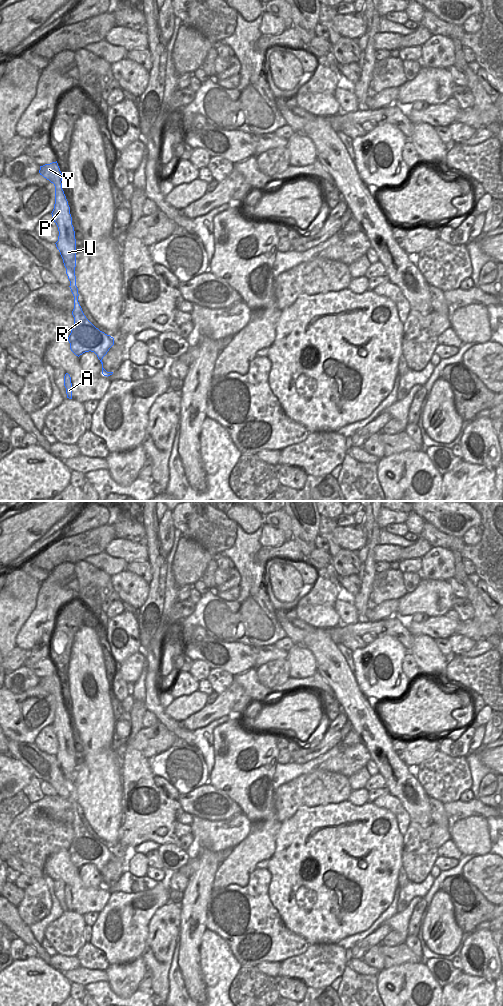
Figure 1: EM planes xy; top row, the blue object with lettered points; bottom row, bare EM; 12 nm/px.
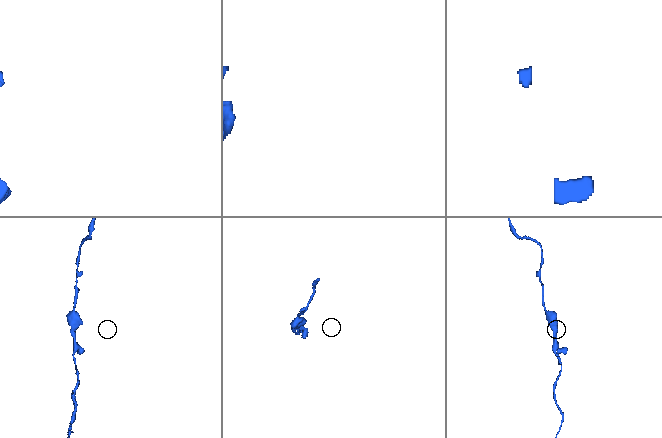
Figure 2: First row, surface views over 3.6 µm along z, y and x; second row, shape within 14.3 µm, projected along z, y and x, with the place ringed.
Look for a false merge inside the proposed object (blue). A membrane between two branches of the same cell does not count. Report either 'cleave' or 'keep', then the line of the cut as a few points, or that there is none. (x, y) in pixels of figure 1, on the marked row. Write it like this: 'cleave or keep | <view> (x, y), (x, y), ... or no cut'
keep | no cut

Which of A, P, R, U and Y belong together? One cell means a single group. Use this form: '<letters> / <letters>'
A P R U Y

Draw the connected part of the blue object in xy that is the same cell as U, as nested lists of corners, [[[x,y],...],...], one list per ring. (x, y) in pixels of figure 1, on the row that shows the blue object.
[[[57,161],[40,166],[40,175],[49,180],[55,186],[55,204],[52,217],[59,231],[58,241],[55,243],[66,268],[66,274],[70,281],[70,289],[74,296],[74,326],[68,337],[71,351],[80,356],[85,352],[94,352],[102,364],[102,374],[110,376],[113,372],[107,372],[103,368],[103,357],[114,345],[114,338],[96,328],[84,315],[78,302],[78,288],[76,286],[76,239],[72,225],[70,207],[62,189],[62,173]]]

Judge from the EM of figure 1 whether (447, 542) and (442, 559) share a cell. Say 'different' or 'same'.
different

